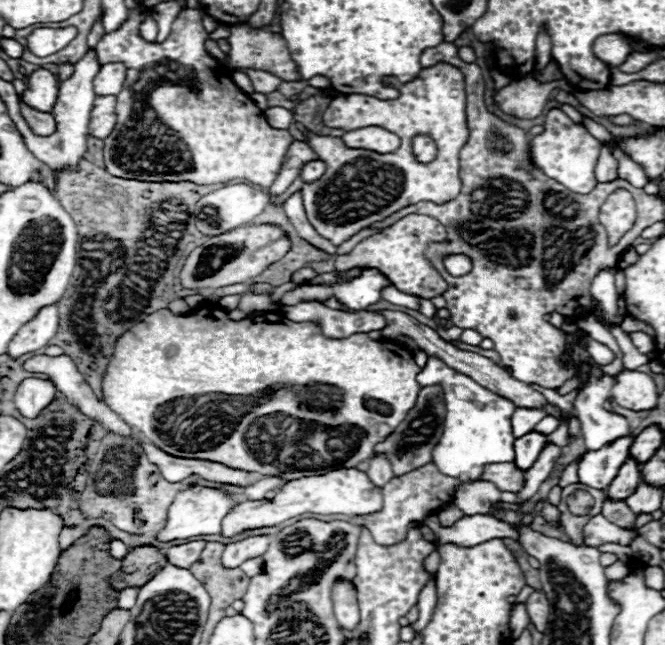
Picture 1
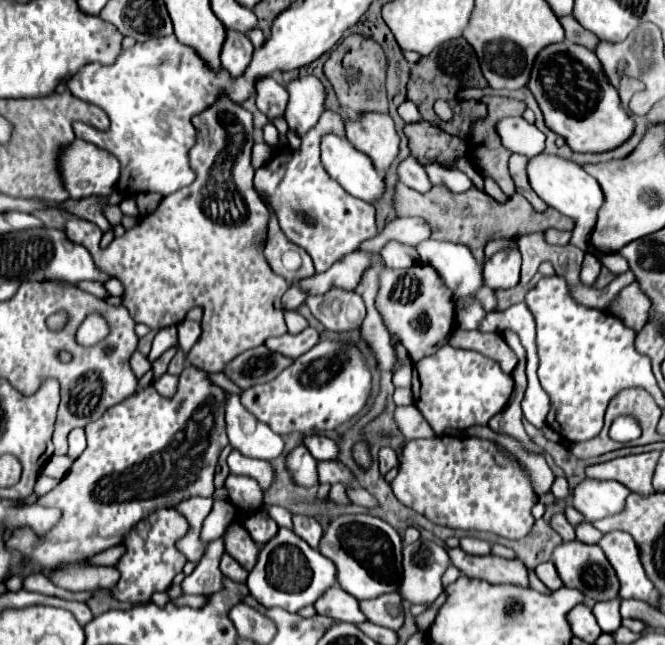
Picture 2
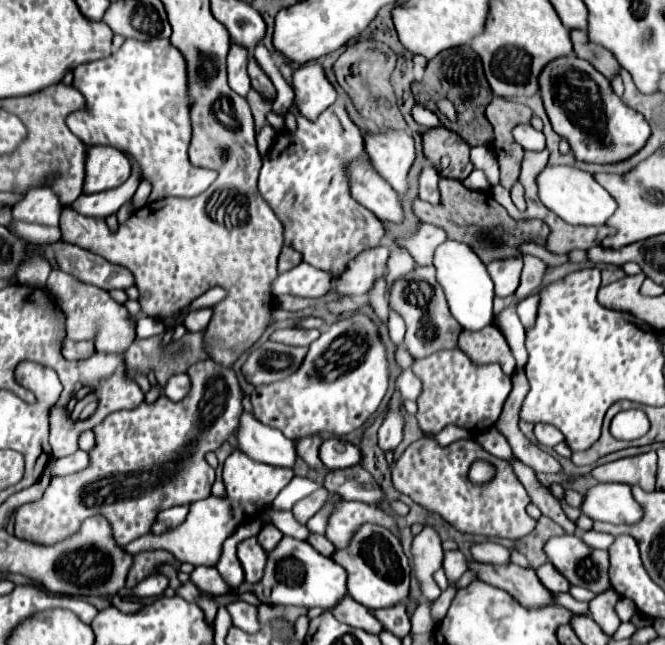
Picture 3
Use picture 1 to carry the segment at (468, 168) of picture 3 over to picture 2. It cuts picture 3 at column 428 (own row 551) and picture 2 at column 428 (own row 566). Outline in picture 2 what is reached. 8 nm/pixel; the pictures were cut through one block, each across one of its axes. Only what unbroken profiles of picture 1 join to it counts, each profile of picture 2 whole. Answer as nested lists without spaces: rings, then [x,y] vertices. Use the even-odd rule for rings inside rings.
[[[426,120],[406,124],[404,134],[408,138],[410,154],[424,166],[430,162],[452,166],[452,160],[466,156],[468,150],[466,140],[446,134],[436,124],[430,124]]]

